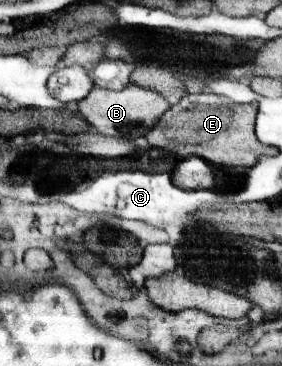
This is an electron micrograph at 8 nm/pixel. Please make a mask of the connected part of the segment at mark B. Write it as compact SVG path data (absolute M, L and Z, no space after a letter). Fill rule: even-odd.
M135 83L127 85L121 91L93 87L93 91L85 99L79 101L81 115L95 127L97 133L111 135L111 137L123 137L123 139L131 139L131 137L135 139L135 137L145 135L169 107L171 103L163 95L151 89L143 89Z

